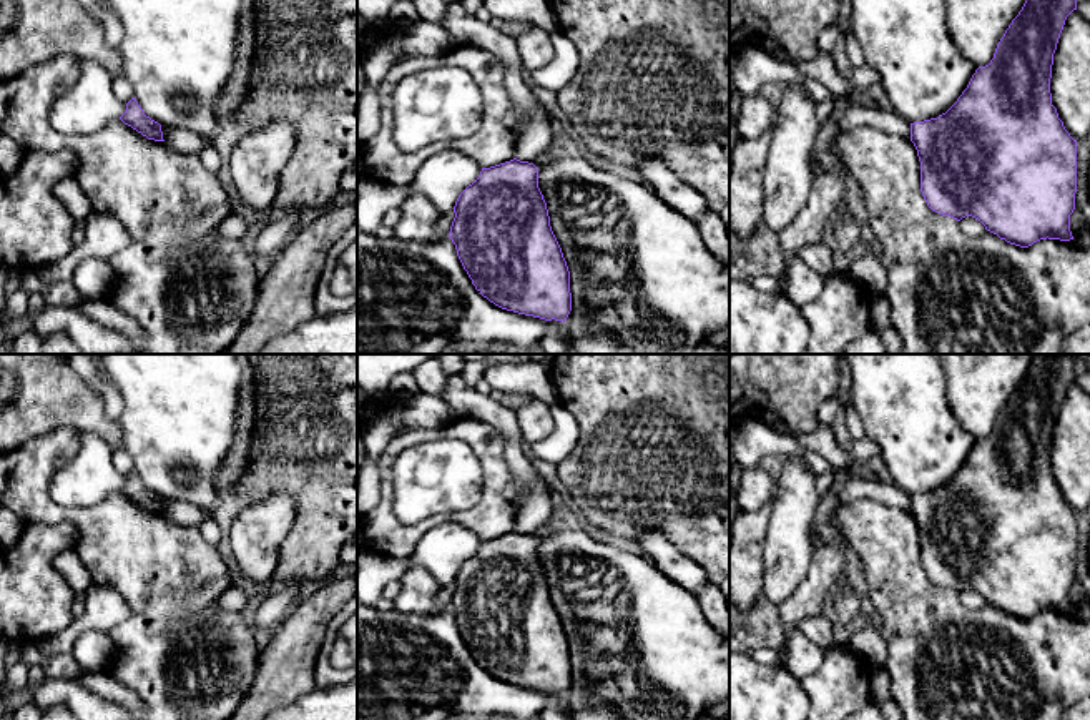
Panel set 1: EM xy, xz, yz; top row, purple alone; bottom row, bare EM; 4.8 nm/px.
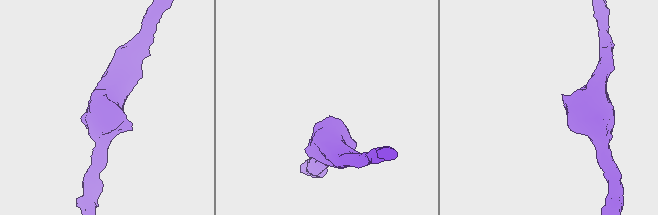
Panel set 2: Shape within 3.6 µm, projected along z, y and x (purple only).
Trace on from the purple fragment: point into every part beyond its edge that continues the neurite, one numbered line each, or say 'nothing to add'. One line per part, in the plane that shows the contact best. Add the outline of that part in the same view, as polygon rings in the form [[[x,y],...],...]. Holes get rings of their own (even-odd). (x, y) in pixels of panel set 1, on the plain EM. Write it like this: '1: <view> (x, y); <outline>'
nothing to add

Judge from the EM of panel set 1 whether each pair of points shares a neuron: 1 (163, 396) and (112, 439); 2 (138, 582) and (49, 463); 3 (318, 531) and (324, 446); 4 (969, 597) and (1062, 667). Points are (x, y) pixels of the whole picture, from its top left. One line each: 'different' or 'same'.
1: different
2: same
3: same
4: different

